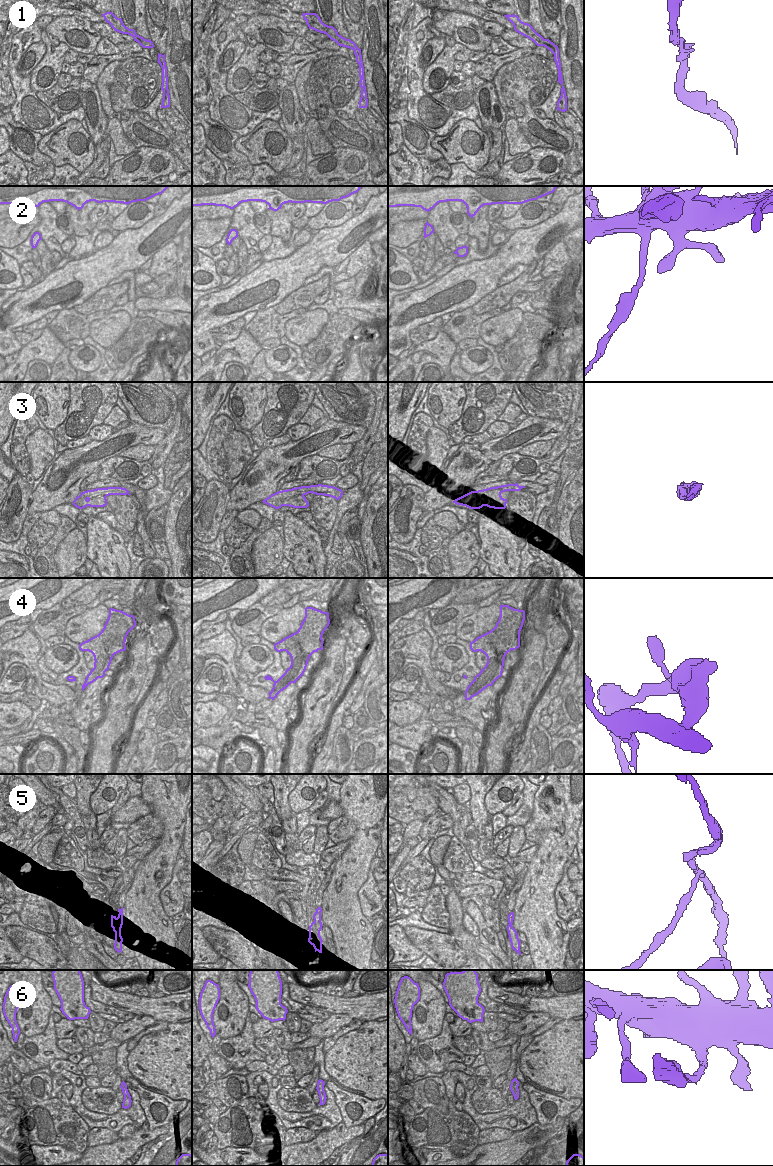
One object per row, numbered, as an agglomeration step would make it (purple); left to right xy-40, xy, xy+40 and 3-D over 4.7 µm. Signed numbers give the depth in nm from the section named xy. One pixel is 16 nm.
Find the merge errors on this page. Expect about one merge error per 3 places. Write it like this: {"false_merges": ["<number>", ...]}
{"false_merges": ["2", "3", "4", "5"]}

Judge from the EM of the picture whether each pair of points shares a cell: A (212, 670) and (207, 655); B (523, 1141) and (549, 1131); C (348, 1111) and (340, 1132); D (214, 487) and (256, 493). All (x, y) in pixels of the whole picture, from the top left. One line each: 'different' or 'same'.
A: different
B: same
C: different
D: different

